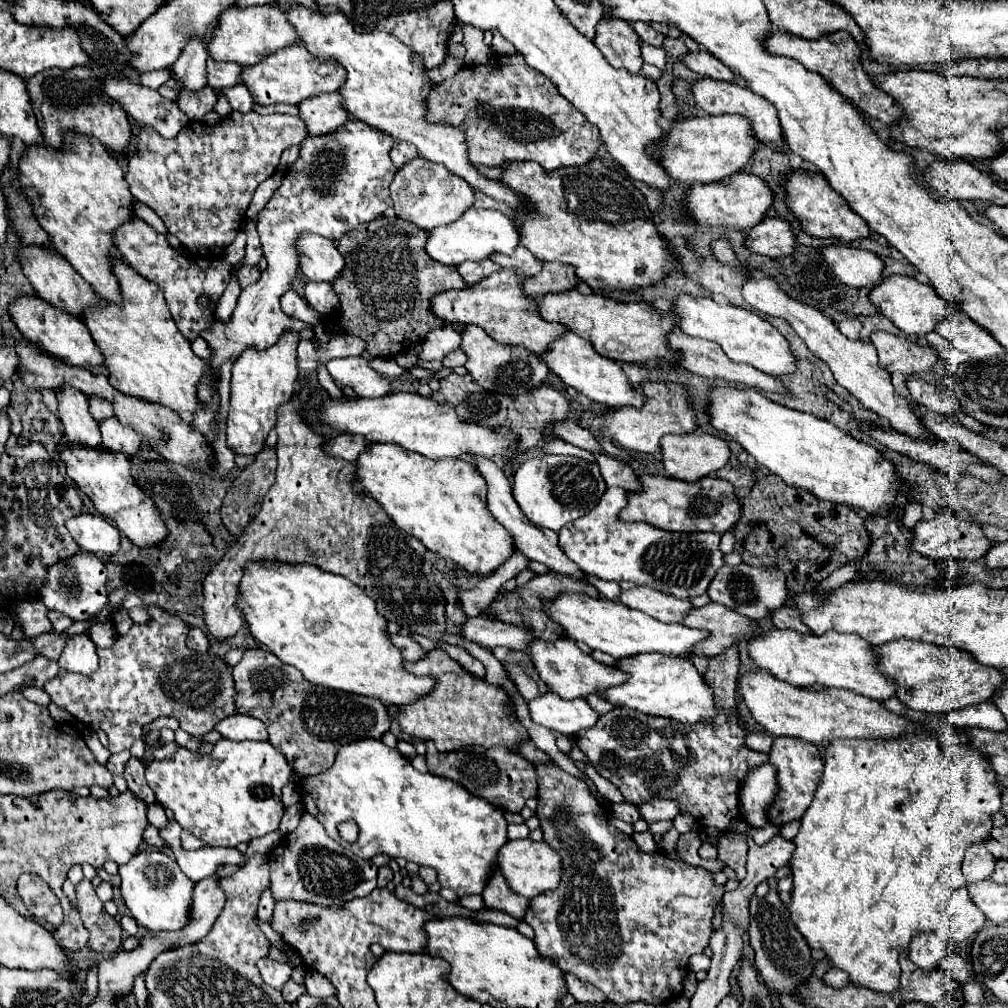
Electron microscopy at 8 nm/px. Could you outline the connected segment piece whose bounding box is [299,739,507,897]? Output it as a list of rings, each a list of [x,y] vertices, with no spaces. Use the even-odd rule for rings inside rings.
[[[361,739],[351,745],[343,745],[337,751],[333,767],[325,773],[319,773],[317,777],[299,777],[299,789],[303,809],[319,819],[327,835],[339,845],[347,847],[351,853],[363,859],[385,853],[389,857],[403,857],[421,867],[433,867],[441,887],[457,891],[459,897],[483,891],[491,875],[497,849],[507,843],[507,821],[501,809],[493,807],[485,799],[469,795],[467,789],[459,787],[459,783],[453,783],[451,779],[415,771],[397,749],[389,749],[379,739]],[[349,819],[359,825],[359,839],[355,843],[343,841],[337,831],[337,823]]]

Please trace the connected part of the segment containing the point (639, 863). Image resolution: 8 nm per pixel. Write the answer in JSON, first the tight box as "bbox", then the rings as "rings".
{"bbox":[523,761,725,1005],"rings":[[[549,761],[549,763],[535,763],[535,773],[537,773],[537,787],[539,787],[539,791],[537,791],[539,805],[537,805],[537,811],[535,813],[537,813],[537,817],[541,821],[543,841],[549,843],[549,847],[559,853],[561,863],[563,863],[563,879],[559,881],[559,887],[555,891],[547,891],[547,893],[537,895],[535,899],[531,899],[531,903],[527,907],[527,913],[523,915],[523,921],[527,925],[531,925],[533,931],[535,931],[535,945],[537,945],[539,953],[543,957],[551,959],[555,965],[559,965],[559,969],[563,973],[573,973],[581,981],[593,983],[615,1005],[627,1005],[627,1003],[661,1005],[661,1003],[667,1003],[673,997],[679,997],[681,991],[683,991],[683,985],[681,983],[683,983],[683,979],[685,979],[685,975],[689,971],[689,965],[687,965],[689,963],[689,957],[693,953],[701,953],[709,945],[713,909],[721,901],[721,897],[725,893],[725,887],[717,887],[713,883],[711,873],[707,869],[703,869],[703,867],[693,867],[693,865],[689,865],[685,861],[673,861],[667,855],[663,855],[661,851],[655,851],[655,853],[643,853],[643,851],[639,851],[637,843],[629,835],[621,833],[619,829],[615,829],[609,823],[609,813],[591,795],[589,787],[581,779],[575,779],[569,773],[561,771],[553,761]]]}

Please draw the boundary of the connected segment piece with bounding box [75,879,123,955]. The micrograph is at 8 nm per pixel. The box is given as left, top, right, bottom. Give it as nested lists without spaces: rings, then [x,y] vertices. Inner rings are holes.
[[[83,879],[75,887],[75,895],[77,895],[77,909],[81,913],[81,921],[91,933],[89,947],[93,951],[105,953],[105,955],[117,953],[121,949],[121,941],[123,941],[121,925],[115,917],[111,917],[103,909],[103,903],[95,895],[91,881]]]

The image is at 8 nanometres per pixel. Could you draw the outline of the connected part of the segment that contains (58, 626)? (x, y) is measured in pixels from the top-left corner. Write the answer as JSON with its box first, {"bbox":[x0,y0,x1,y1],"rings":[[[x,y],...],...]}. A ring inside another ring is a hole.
{"bbox":[49,611,73,633],"rings":[[[49,611],[49,619],[51,619],[51,623],[53,623],[53,631],[55,631],[55,633],[61,633],[63,629],[67,629],[67,627],[73,623],[67,615],[63,615],[63,613],[59,613],[59,611]]]}

